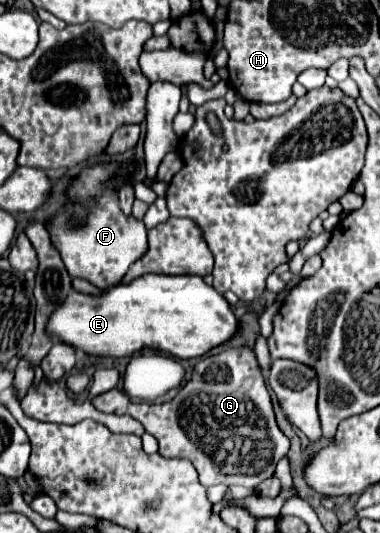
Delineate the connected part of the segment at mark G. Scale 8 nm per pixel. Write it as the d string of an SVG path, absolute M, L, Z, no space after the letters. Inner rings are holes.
M248 347L228 349L216 357L202 359L194 367L190 383L182 387L170 403L136 405L118 389L94 397L92 403L104 413L130 415L140 421L144 429L158 439L158 453L162 457L192 461L204 487L222 483L256 489L264 479L274 475L276 463L290 449L290 439L276 423L272 399L256 355Z

